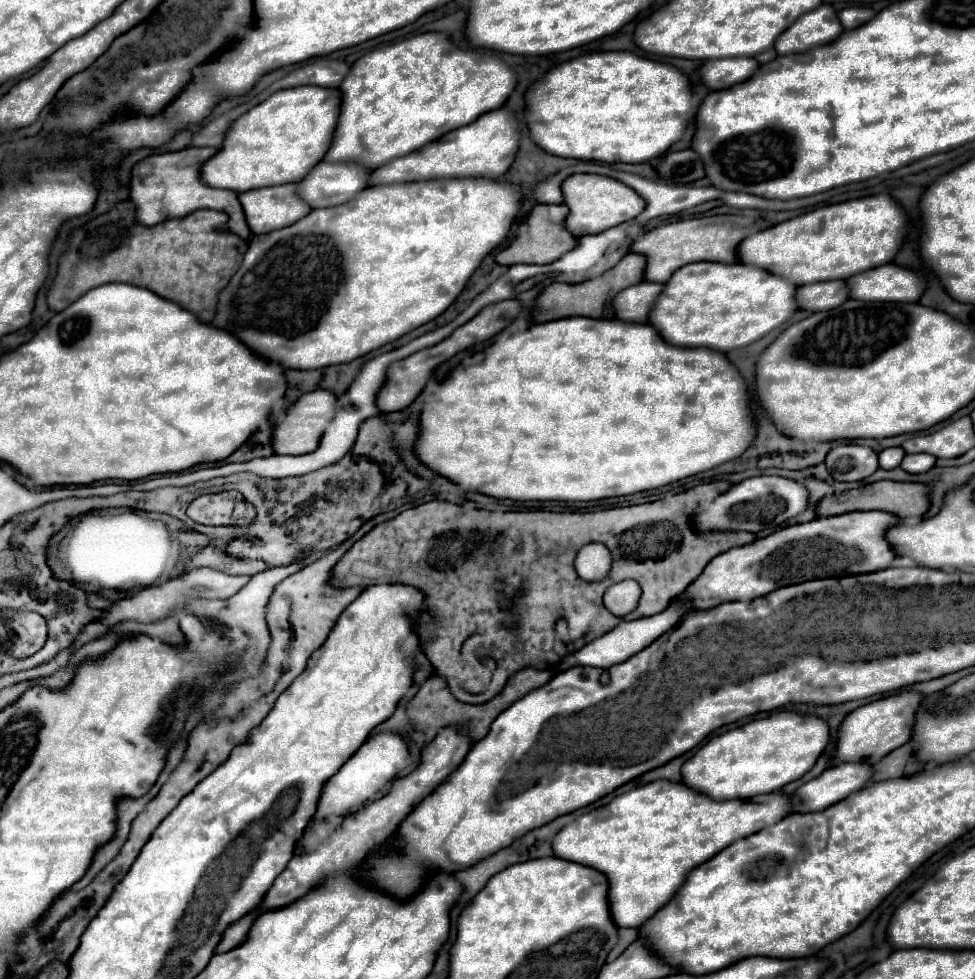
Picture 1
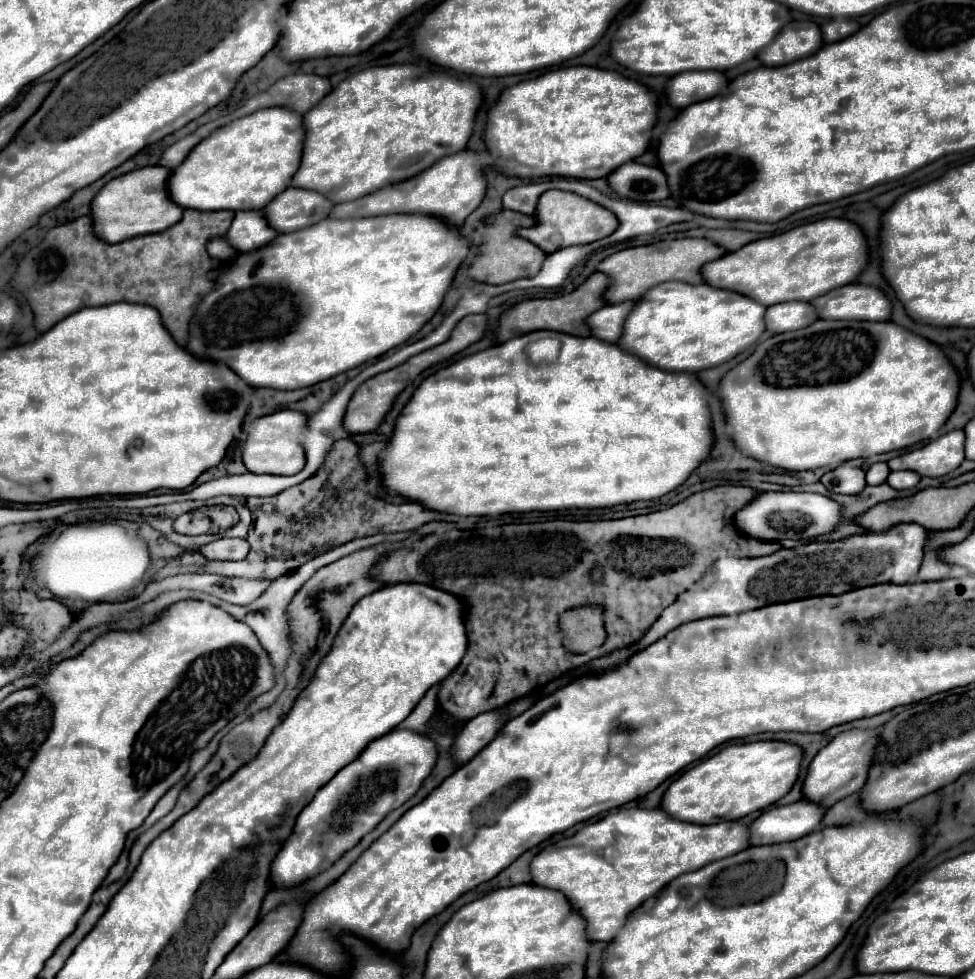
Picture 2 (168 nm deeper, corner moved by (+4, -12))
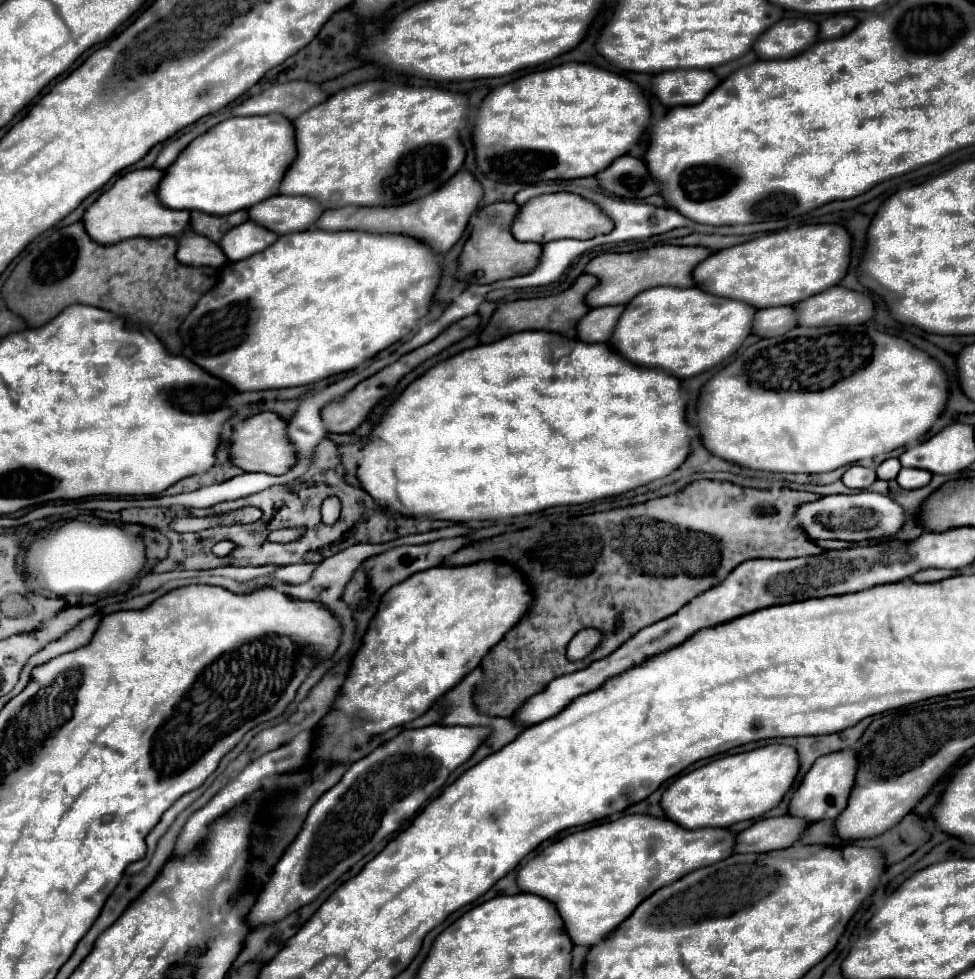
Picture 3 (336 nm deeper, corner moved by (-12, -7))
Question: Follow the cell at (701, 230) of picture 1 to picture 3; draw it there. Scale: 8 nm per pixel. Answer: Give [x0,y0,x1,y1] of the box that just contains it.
[586,245,712,307]

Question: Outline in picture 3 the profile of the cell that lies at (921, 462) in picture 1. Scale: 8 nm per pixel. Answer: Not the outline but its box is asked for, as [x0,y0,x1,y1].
[896,469,932,489]

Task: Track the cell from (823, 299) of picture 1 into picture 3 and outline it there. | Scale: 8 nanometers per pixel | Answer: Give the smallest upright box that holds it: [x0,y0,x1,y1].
[752,307,796,337]

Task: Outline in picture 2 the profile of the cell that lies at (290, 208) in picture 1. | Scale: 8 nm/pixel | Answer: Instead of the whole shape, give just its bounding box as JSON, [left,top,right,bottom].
[226,210,278,252]

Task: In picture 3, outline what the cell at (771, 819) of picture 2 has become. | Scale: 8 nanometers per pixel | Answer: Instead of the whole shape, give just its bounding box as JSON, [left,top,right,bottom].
[734,815,806,853]

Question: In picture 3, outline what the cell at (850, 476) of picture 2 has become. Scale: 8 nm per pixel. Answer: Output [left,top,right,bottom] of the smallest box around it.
[842,465,876,489]

